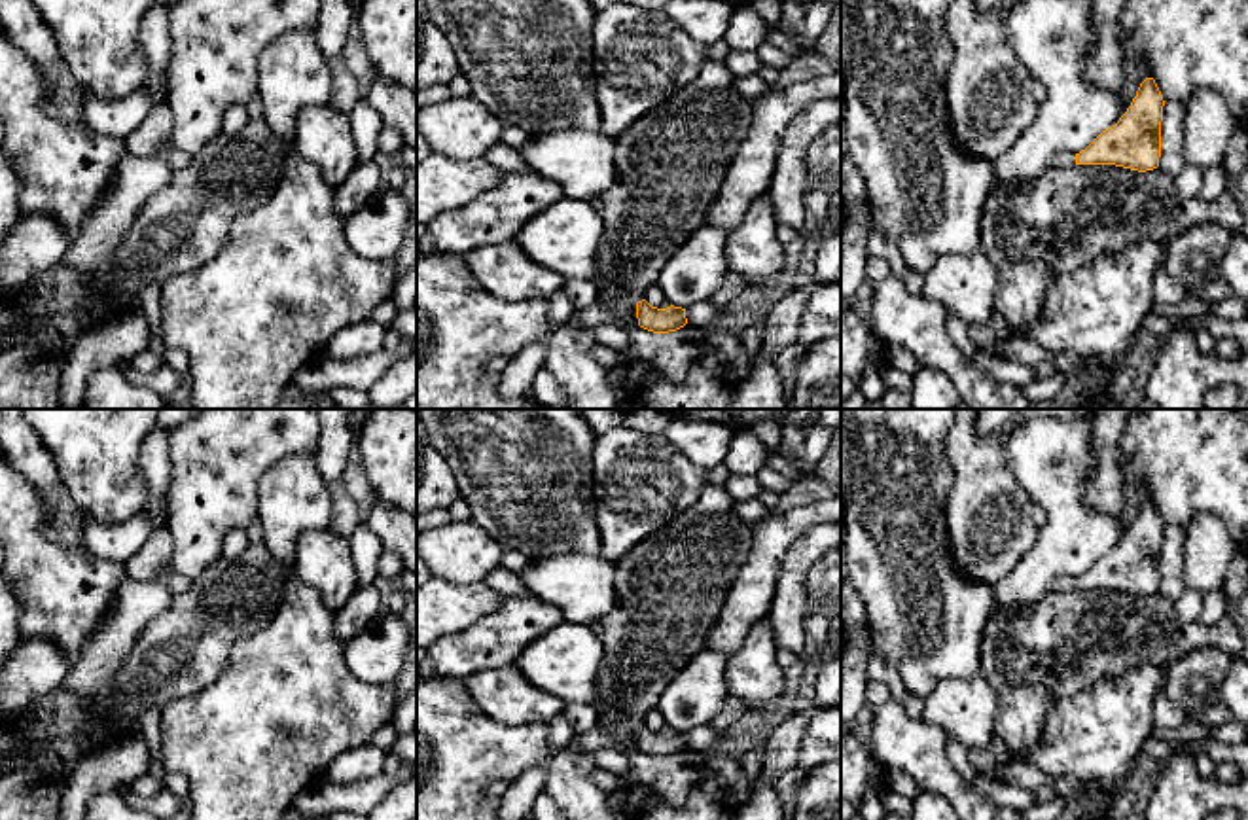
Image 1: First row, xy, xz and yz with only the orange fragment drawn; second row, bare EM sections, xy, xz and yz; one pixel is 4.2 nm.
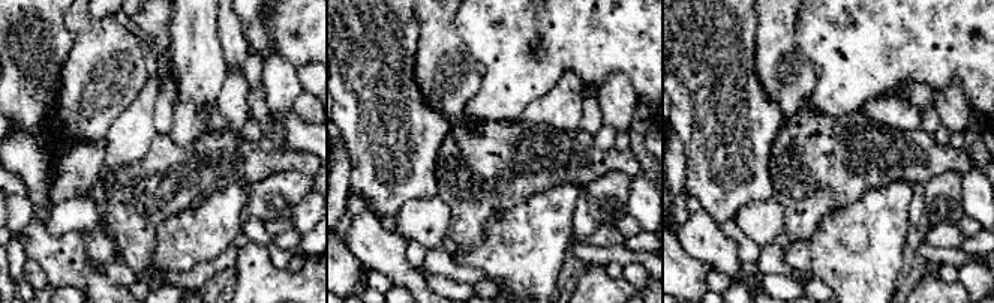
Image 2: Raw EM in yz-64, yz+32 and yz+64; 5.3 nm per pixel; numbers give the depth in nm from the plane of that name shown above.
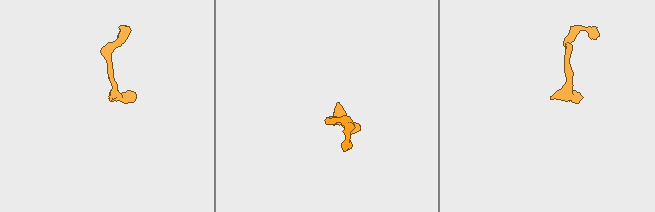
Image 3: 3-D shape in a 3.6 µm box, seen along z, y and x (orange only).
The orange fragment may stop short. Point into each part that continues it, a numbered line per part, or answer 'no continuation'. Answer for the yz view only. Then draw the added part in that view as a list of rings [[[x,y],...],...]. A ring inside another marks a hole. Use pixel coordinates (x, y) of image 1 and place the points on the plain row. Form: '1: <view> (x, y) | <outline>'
1: yz (1061, 582) | [[[1057,576],[1051,581],[1051,589],[1055,589],[1055,591],[1072,591],[1072,589],[1076,589],[1076,578],[1072,578],[1072,576]]]

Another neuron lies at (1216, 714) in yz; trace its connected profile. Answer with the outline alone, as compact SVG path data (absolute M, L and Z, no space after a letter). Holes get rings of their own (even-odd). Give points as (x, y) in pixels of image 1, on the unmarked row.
M1223 703L1210 704L1195 714L1191 714L1197 722L1206 723L1210 729L1227 723L1233 720L1229 708Z

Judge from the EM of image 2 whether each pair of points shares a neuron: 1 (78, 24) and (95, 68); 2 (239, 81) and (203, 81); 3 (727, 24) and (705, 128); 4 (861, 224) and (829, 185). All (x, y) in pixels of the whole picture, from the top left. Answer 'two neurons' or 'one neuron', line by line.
1: one neuron
2: two neurons
3: one neuron
4: two neurons

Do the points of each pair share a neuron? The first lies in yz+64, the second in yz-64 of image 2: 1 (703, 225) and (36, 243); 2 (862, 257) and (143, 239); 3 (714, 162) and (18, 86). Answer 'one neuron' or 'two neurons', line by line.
1: one neuron
2: two neurons
3: one neuron

